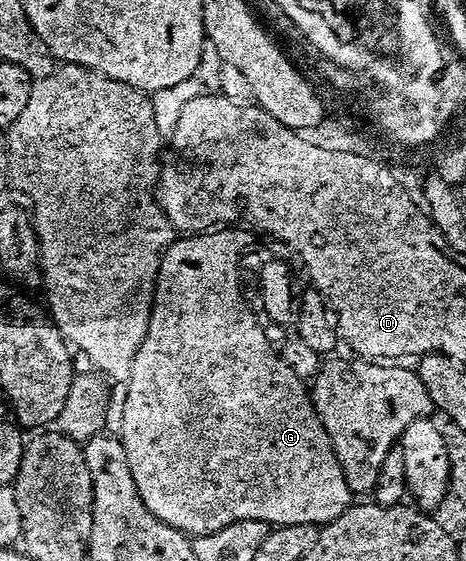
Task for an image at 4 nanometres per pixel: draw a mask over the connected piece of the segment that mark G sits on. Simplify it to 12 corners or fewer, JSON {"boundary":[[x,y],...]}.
{"boundary":[[244,233],[161,253],[126,382],[142,503],[192,537],[354,501],[240,294]]}

